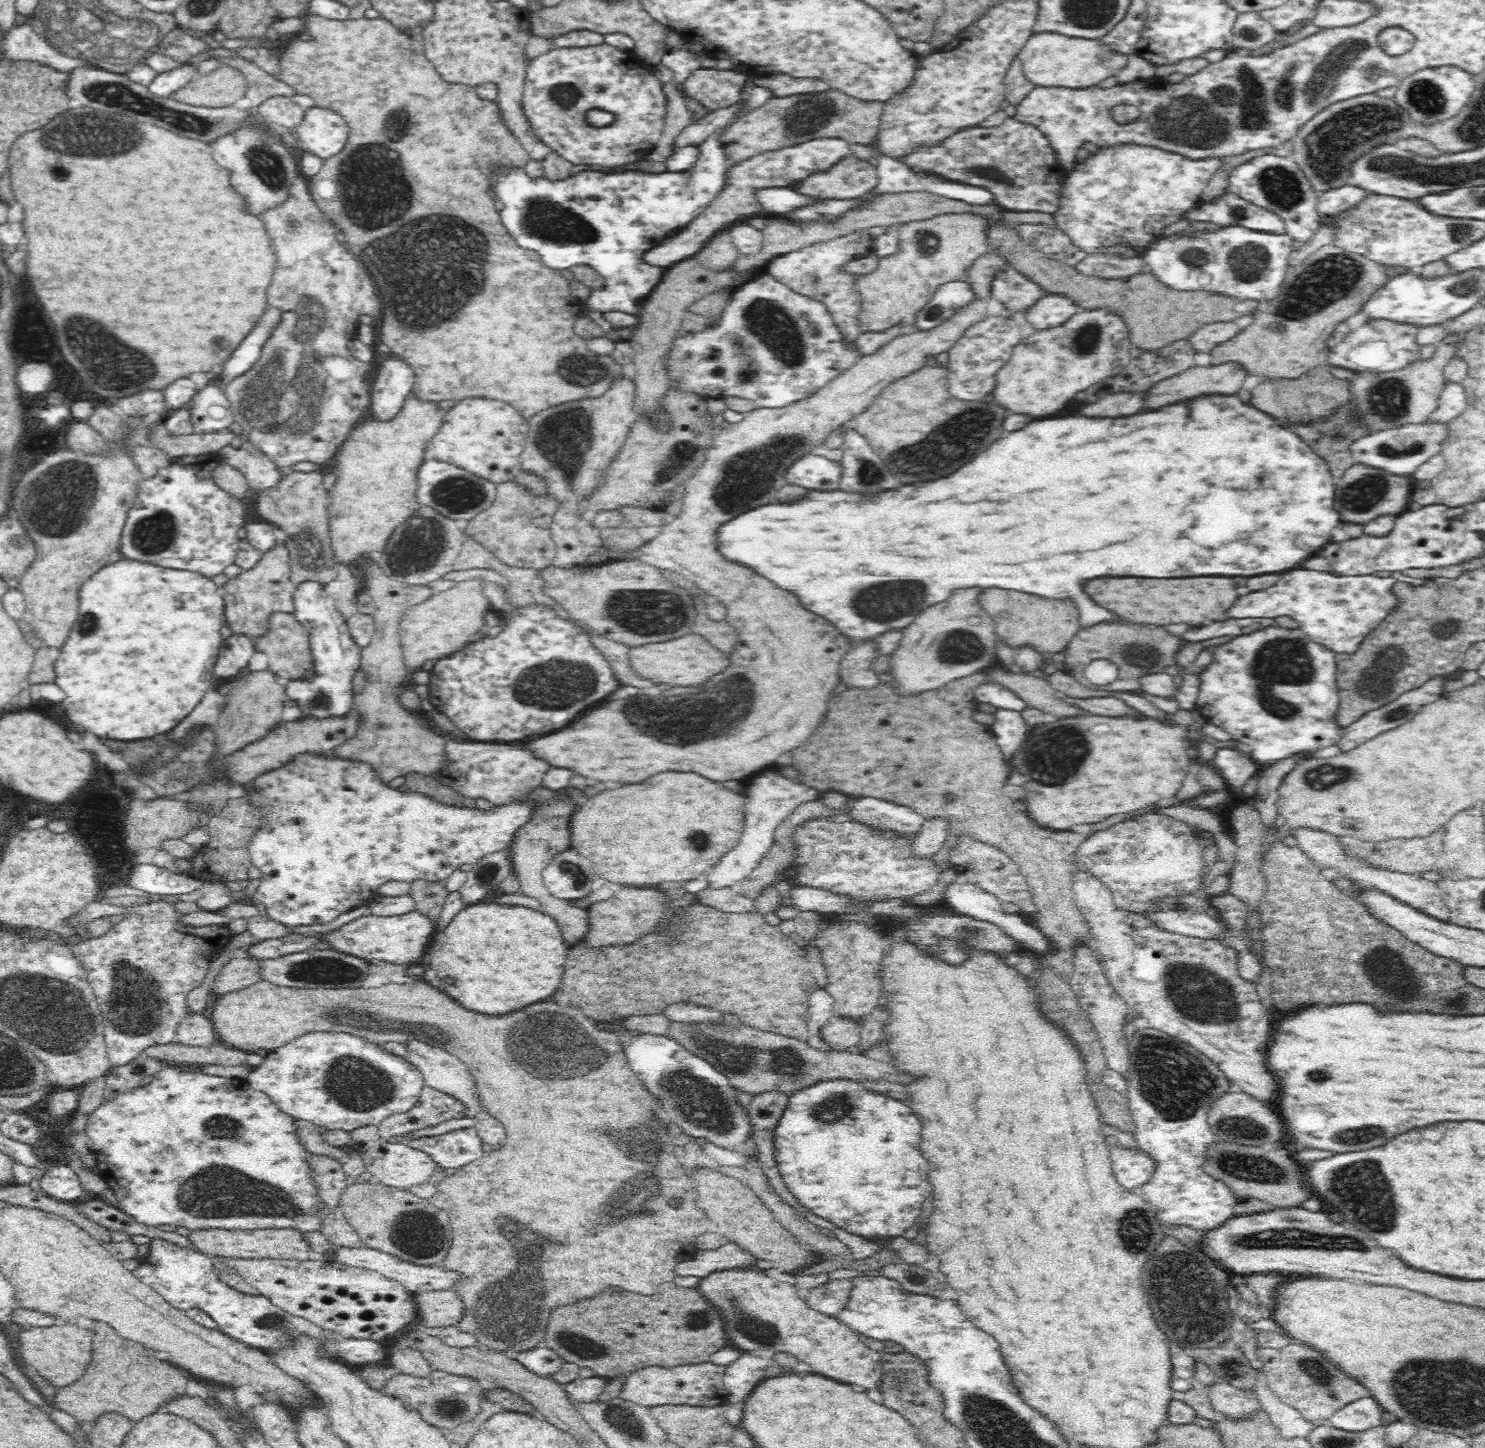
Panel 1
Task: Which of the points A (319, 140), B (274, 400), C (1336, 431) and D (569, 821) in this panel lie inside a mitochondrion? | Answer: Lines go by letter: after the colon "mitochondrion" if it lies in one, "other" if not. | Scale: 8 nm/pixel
A: other
B: mitochondrion
C: mitochondrion
D: other

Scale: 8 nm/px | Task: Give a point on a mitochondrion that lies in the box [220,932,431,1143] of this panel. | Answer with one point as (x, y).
(360, 1086)

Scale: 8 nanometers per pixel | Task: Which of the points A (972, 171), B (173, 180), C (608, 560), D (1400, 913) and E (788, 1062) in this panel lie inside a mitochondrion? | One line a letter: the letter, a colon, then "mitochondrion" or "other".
A: mitochondrion
B: other
C: other
D: other
E: mitochondrion

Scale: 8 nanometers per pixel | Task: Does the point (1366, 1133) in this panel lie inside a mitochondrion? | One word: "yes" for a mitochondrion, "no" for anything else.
yes

